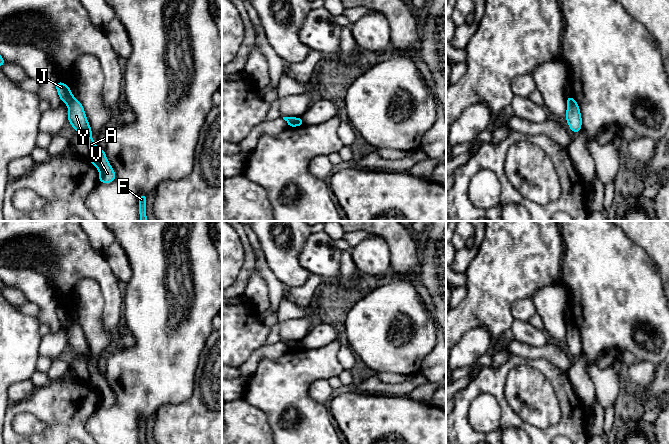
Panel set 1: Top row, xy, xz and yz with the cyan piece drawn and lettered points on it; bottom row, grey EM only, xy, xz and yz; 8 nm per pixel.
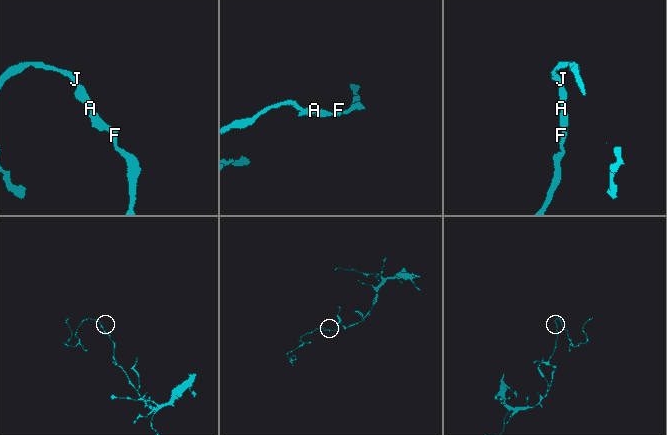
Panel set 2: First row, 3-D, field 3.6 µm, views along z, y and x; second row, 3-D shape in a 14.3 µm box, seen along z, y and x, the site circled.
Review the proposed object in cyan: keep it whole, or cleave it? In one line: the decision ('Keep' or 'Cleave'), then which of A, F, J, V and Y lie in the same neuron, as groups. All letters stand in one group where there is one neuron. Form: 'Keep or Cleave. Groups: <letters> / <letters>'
Cleave. Groups: A F V Y / J

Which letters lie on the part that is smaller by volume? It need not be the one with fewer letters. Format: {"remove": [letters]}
{"remove": ["J"]}

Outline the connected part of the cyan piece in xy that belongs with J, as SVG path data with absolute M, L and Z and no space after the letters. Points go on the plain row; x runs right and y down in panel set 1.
M59 304L56 306L56 315L62 327L70 327L75 322L71 316L70 311Z

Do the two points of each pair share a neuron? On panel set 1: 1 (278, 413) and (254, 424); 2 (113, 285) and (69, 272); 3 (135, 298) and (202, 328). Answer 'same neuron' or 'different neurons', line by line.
1: different neurons
2: same neuron
3: same neuron

